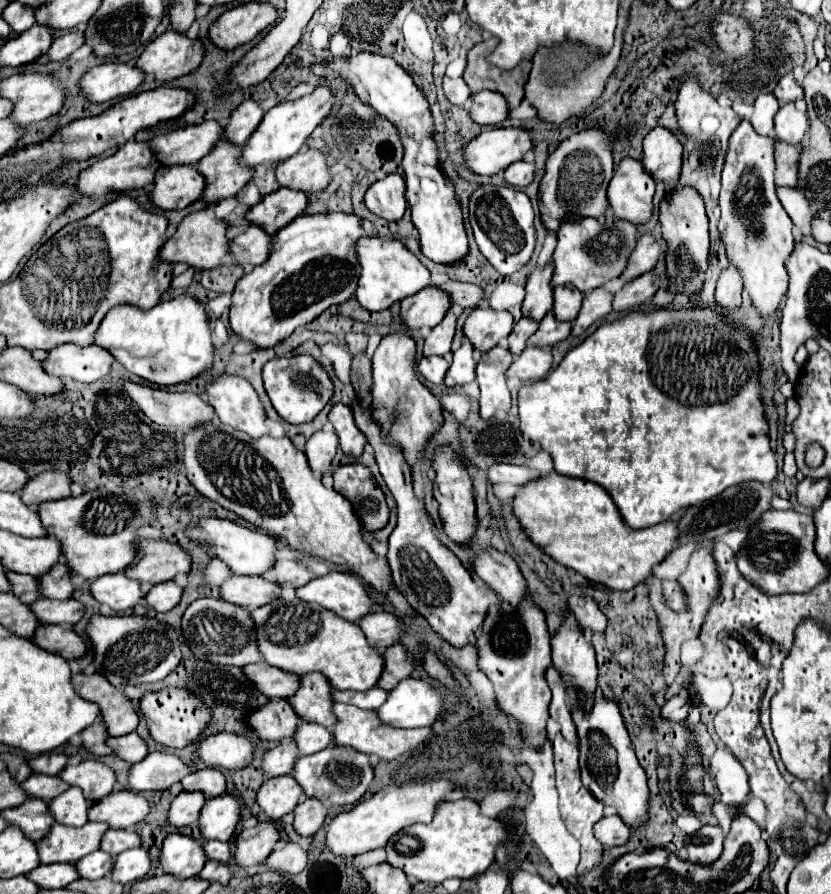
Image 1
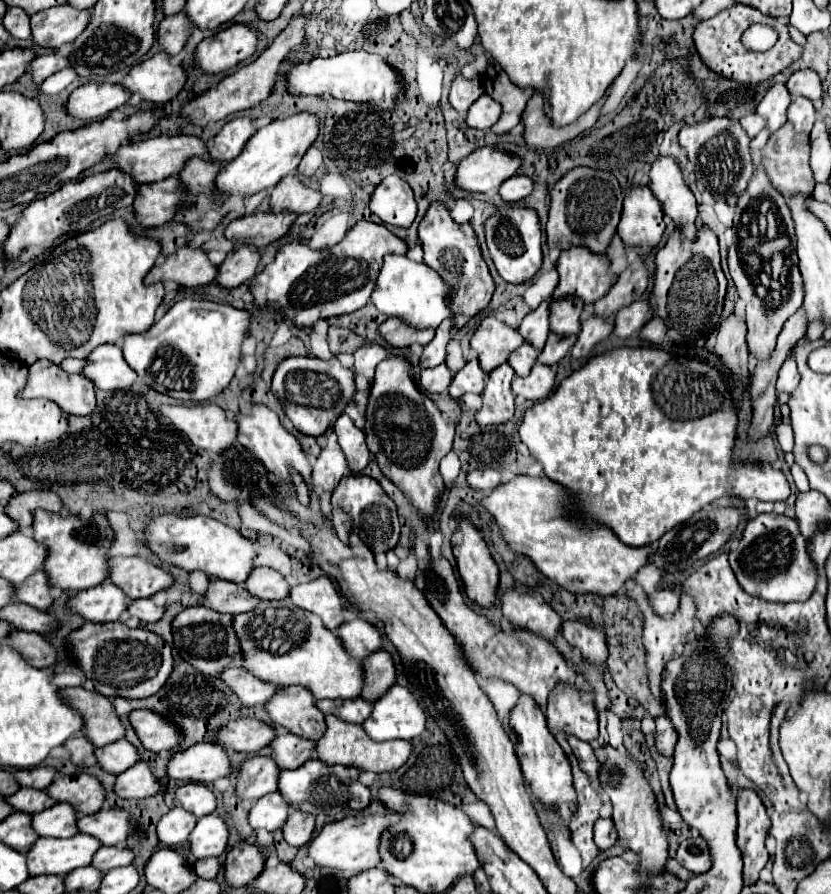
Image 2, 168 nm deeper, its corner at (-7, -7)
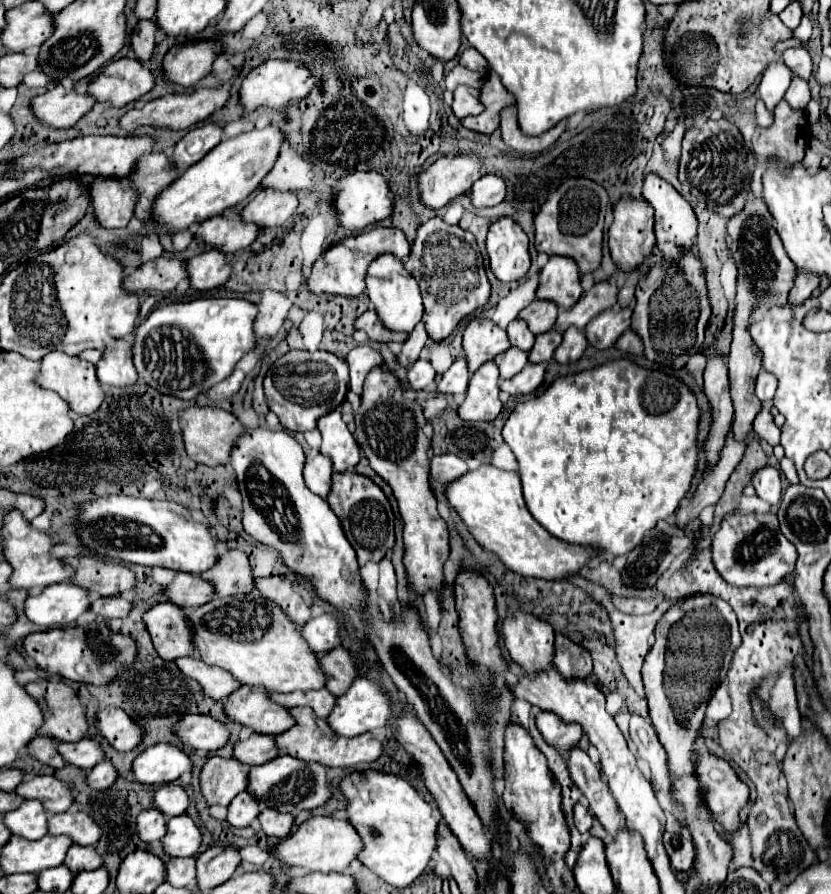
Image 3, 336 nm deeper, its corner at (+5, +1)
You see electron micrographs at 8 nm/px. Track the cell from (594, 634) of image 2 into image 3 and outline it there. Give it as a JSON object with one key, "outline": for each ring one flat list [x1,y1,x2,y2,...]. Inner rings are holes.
{"outline":[[565,635,555,637,555,667,565,679,587,679,591,675,589,653,577,643,565,639]]}

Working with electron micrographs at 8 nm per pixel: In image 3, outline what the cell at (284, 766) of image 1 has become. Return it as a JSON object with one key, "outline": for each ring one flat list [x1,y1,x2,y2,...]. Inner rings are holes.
{"outline":[[211,757,201,769,199,785,207,805,227,807,235,795,247,789,249,769,235,759]]}

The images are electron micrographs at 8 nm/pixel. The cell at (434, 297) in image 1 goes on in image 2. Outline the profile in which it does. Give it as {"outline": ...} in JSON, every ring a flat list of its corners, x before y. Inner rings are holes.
{"outline":[[391,317,381,327,379,333,393,345,393,347,409,347,413,343,427,345,435,337,435,329,417,329,409,325,405,319]]}

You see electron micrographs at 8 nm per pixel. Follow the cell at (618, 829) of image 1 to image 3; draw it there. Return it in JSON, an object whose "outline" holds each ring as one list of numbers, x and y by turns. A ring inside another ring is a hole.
{"outline":[[577,803,573,807,573,821,575,821,575,827,579,833,587,833,591,829,591,823,593,823,593,815,587,807,583,807,581,803]]}

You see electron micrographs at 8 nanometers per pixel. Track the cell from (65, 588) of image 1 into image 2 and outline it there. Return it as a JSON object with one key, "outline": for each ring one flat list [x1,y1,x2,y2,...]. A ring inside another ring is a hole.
{"outline":[[37,571,33,579,27,579,25,583,17,585,17,601,37,607,41,611,49,609,53,605,53,595,51,595,51,585,49,577,45,571]]}

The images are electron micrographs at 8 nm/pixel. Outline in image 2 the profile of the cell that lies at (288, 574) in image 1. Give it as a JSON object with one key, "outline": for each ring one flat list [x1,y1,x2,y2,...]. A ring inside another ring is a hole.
{"outline":[[269,567,253,569,249,579,245,581,245,587,261,599,287,599,291,593,287,579,279,571]]}

